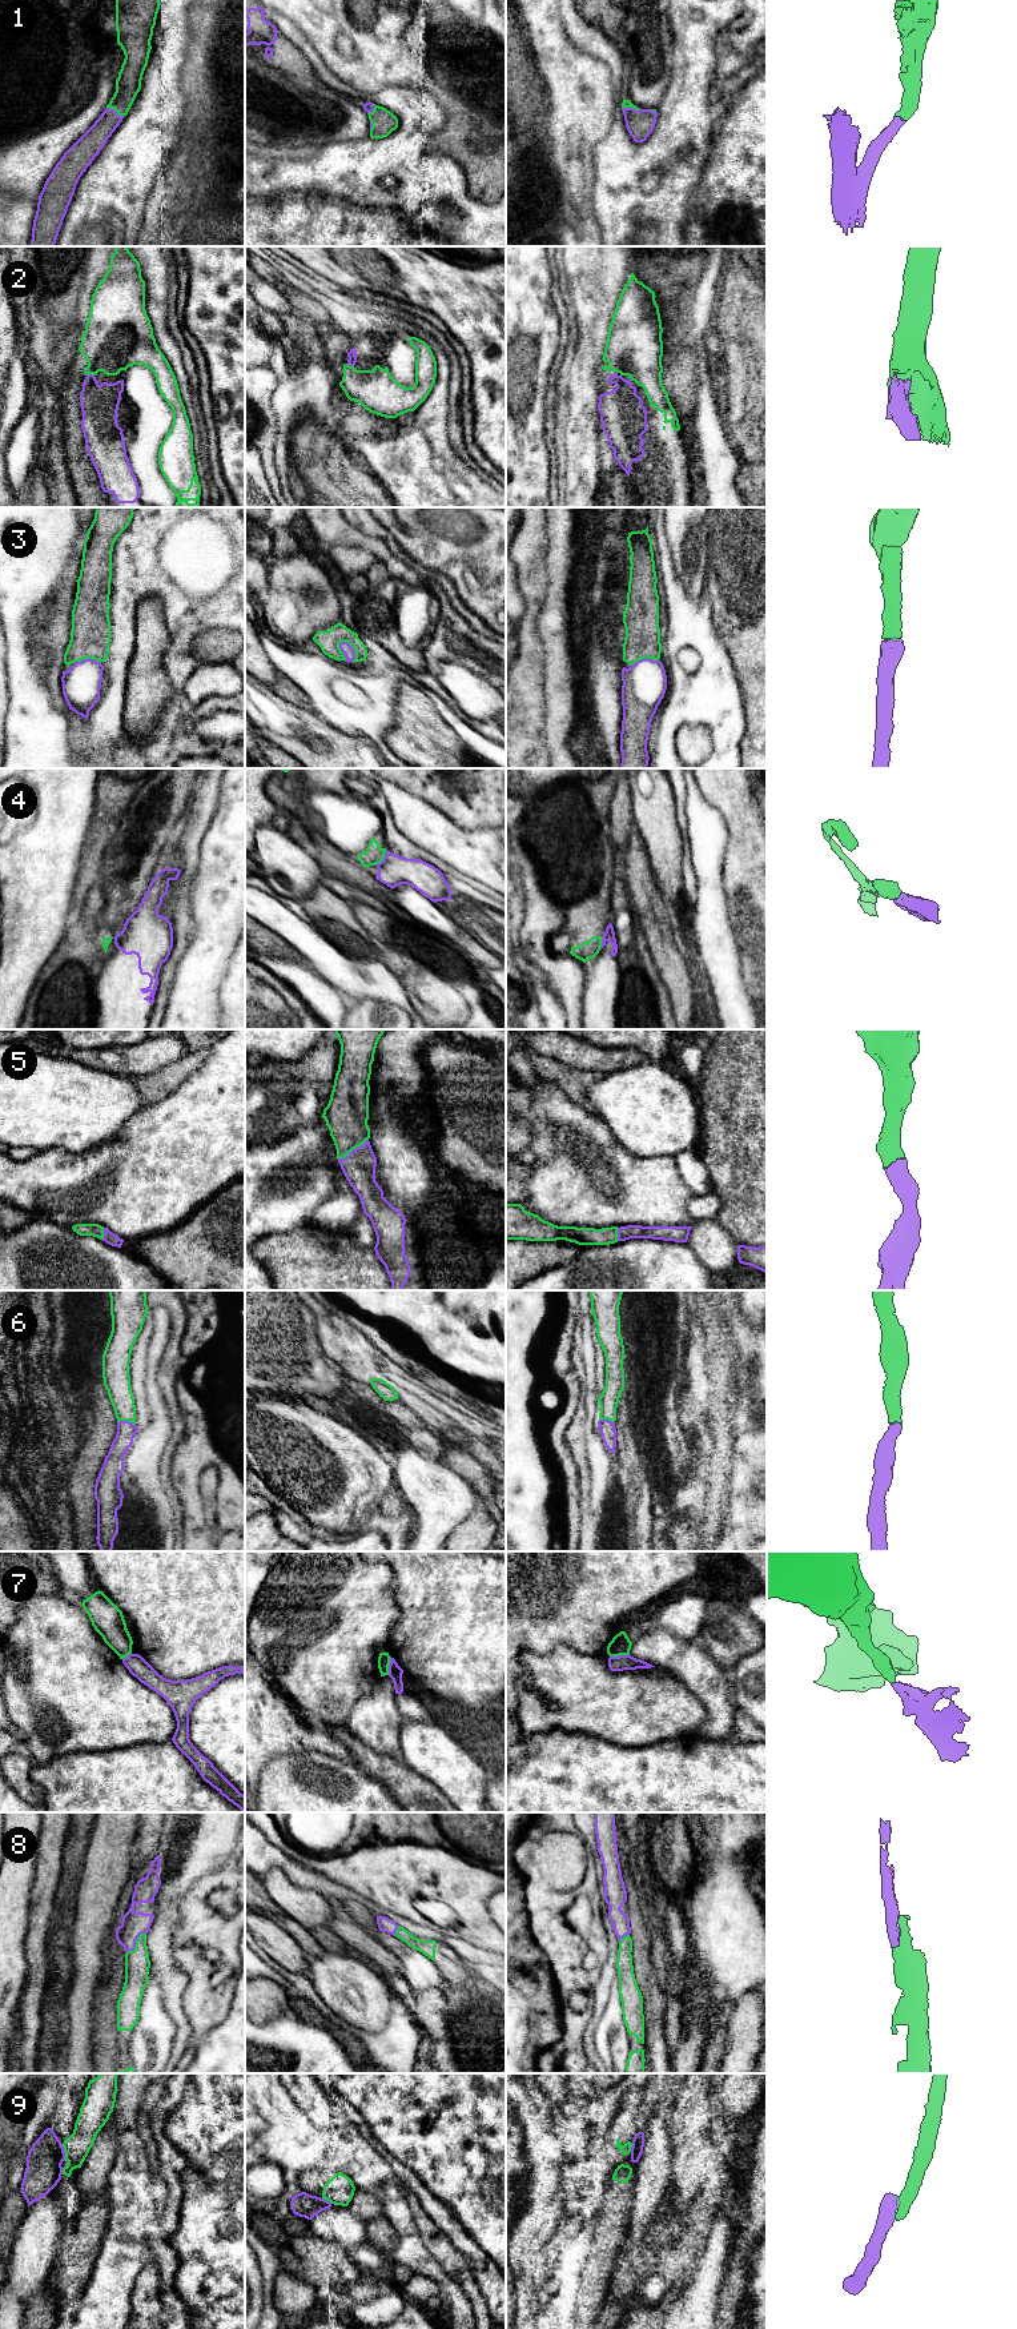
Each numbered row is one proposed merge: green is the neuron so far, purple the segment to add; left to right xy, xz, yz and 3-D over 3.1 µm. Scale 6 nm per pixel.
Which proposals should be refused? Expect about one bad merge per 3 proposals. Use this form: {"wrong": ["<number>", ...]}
{"wrong": ["4", "7", "9"]}

